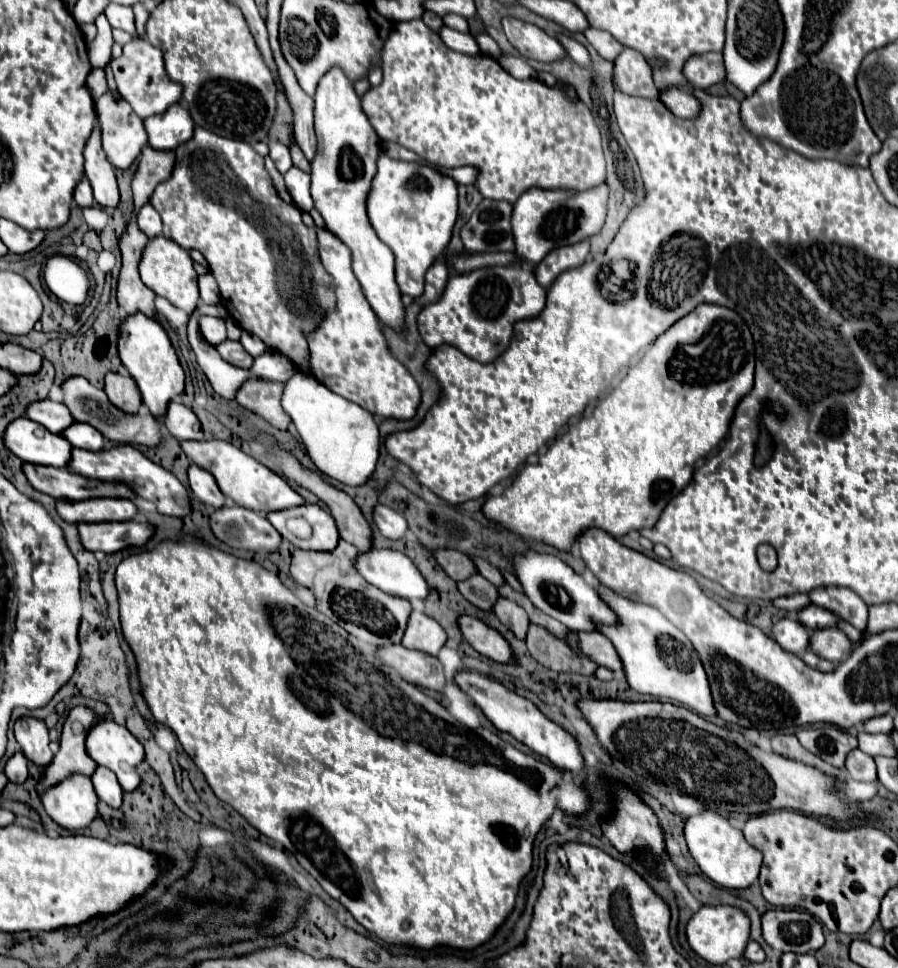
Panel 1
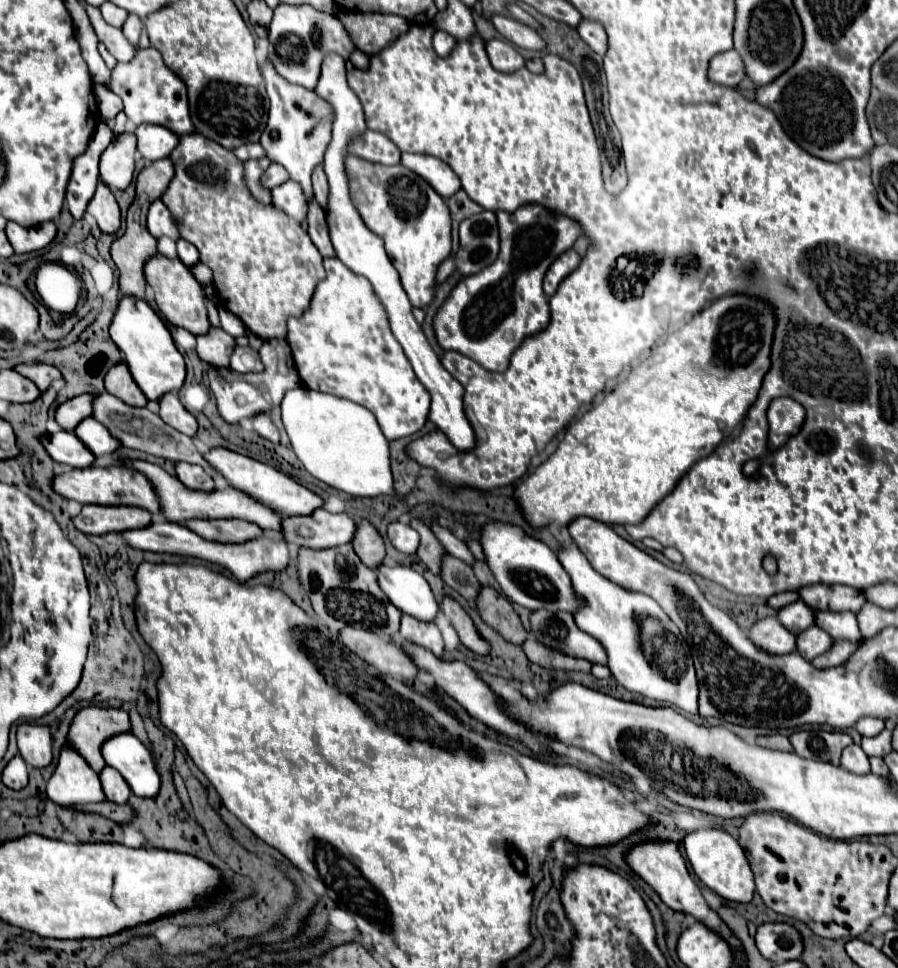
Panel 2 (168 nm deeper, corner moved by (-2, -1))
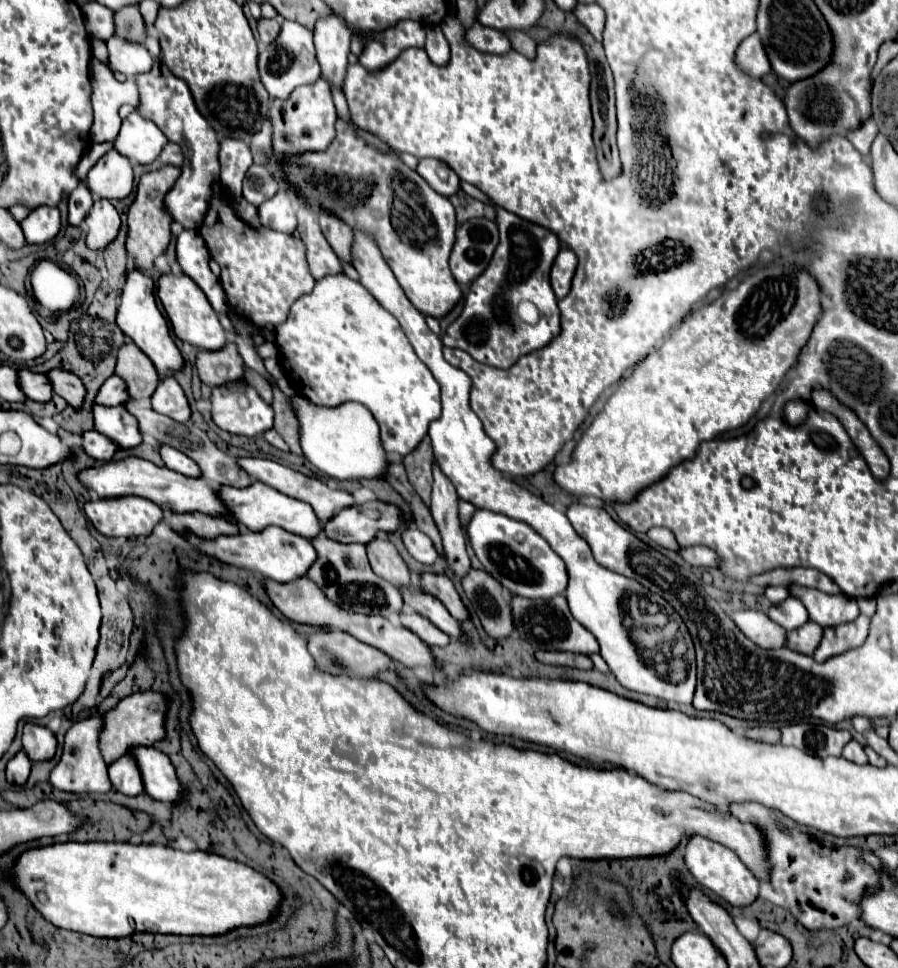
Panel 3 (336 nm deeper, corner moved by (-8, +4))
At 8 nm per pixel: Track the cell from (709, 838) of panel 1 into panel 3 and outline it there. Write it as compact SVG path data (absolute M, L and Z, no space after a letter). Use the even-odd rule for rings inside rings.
M691 837L687 847L685 847L685 865L689 869L689 873L693 875L693 879L713 891L715 895L719 895L721 899L725 899L729 905L733 907L747 907L751 905L757 895L759 895L759 881L753 877L753 873L743 865L743 861L727 847L715 843L715 841L709 841L705 837Z

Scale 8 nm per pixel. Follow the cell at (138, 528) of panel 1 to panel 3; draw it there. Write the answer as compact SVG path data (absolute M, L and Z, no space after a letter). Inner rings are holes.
M267 527L267 529L257 531L257 533L243 529L241 533L237 533L233 537L217 537L217 541L197 541L197 537L189 537L189 533L185 535L185 539L189 539L189 543L193 547L199 547L203 553L217 557L223 563L251 569L253 573L267 577L267 579L273 579L273 581L279 581L279 583L289 583L297 577L307 575L309 567L317 559L317 551L313 549L309 539L295 535L295 533L289 533L281 527Z

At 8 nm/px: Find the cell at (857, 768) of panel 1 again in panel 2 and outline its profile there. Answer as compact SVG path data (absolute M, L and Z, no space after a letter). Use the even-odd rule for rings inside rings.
M851 744L847 746L847 750L843 750L841 756L841 766L853 774L869 774L871 772L871 764L869 764L869 756L863 752L861 746Z

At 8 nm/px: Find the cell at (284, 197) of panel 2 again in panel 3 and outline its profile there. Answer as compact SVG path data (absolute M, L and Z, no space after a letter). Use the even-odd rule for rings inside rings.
M283 189L269 201L261 203L257 207L257 213L259 213L259 223L267 229L281 231L281 233L293 233L297 227L295 205Z

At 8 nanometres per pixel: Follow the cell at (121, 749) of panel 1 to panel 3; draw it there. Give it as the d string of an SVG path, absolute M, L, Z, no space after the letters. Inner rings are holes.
M137 747L131 749L131 753L137 757L137 763L141 765L145 791L153 799L163 803L173 803L173 805L181 801L183 787L165 753L157 751L155 747Z

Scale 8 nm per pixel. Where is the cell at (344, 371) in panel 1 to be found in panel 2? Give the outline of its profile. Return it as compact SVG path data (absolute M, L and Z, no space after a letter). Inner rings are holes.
M337 256L325 258L323 266L329 274L317 284L309 310L301 318L289 318L287 322L287 342L303 386L375 410L373 414L387 440L415 434L427 420L431 398L395 342L371 284L347 270Z

